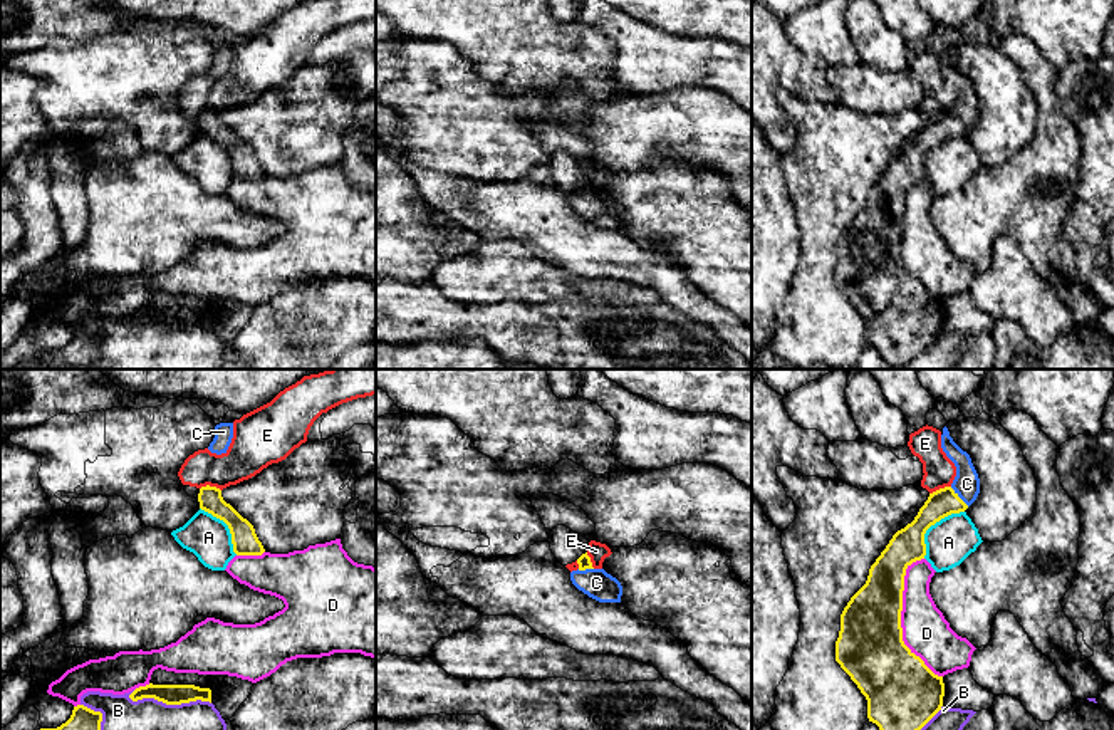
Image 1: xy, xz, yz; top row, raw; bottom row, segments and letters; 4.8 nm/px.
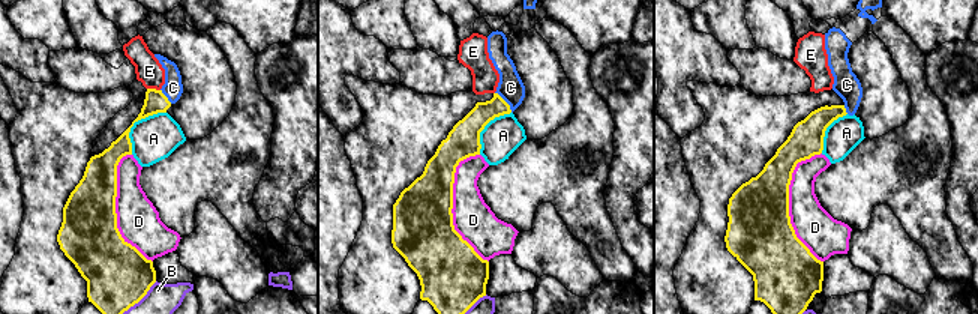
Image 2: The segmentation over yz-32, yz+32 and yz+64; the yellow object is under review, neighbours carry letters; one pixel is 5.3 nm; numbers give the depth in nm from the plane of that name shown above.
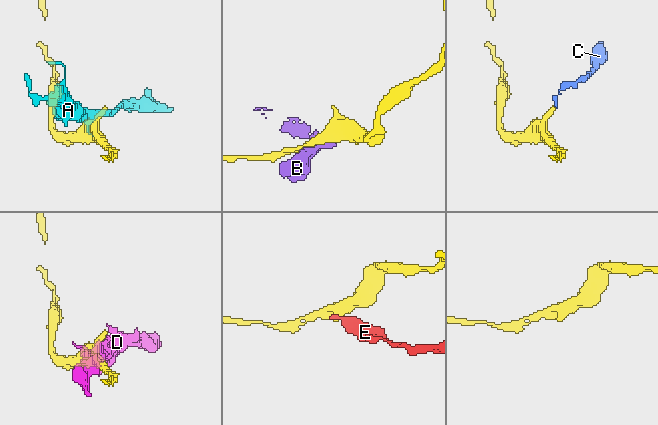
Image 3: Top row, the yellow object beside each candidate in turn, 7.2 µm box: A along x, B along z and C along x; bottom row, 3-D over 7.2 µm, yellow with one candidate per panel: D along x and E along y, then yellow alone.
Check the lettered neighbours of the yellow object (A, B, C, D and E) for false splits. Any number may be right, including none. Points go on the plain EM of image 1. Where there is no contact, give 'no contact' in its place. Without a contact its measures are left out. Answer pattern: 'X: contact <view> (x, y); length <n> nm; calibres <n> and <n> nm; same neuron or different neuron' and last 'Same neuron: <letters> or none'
A: contact yz (931, 148); length 300 nm; calibres 160 and 220 nm; different neuron
B: contact xy (170, 328); length 400 nm; calibres 100 and 420 nm; different neuron
C: contact yz (958, 121); length 130 nm; calibres 140 and 130 nm; same neuron
D: contact yz (900, 242); length 600 nm; calibres 320 and 220 nm; different neuron
E: contact xy (208, 109); length 110 nm; calibres 120 and 200 nm; different neuron
Same neuron: C

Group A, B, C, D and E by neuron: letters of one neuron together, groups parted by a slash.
A / B / C / D / E

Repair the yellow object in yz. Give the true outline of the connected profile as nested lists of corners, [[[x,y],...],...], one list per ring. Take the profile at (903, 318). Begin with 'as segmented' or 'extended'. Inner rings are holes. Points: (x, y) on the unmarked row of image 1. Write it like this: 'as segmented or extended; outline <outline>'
extended; outline [[[943,52],[941,72],[956,91],[950,111],[929,117],[918,139],[898,154],[869,193],[866,208],[851,222],[841,238],[841,255],[836,265],[836,285],[857,309],[867,324],[867,342],[876,347],[886,362],[898,369],[919,356],[943,331],[943,300],[934,299],[924,285],[903,265],[901,235],[906,193],[924,183],[926,154],[941,143],[965,136],[980,117],[980,102],[971,82]]]

